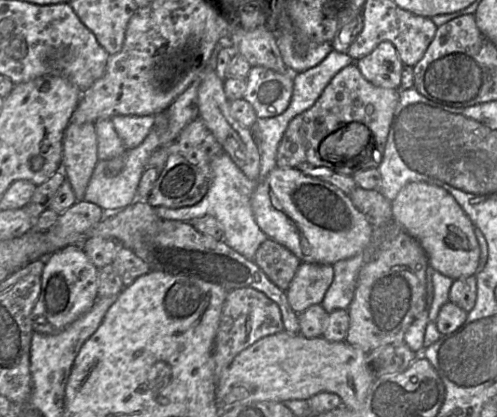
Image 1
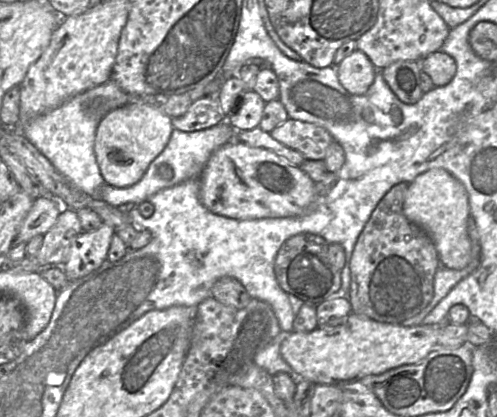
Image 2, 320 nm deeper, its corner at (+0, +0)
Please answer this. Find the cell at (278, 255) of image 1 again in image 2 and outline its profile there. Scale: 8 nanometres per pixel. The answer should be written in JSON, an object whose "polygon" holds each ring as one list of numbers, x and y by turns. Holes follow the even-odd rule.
{"polygon":[[301,233,287,239,274,262,275,277,280,287,304,303,318,305,331,298,341,287,341,270,330,263,329,243,319,235]]}

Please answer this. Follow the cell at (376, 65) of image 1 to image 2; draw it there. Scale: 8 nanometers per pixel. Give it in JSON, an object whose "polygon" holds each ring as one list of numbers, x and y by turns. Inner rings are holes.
{"polygon":[[399,60,378,71,381,71,385,82,403,103,415,104,423,96,418,61]]}

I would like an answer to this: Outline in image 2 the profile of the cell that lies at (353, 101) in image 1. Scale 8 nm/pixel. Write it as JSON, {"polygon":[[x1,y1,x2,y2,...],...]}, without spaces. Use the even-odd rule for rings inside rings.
{"polygon":[[290,118,270,135,279,143,300,152,306,160,324,160,328,147,334,141,325,128]]}

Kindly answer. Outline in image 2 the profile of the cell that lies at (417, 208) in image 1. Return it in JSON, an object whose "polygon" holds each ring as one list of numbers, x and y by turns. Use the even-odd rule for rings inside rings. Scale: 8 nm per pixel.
{"polygon":[[443,168,430,169,418,175,408,186,403,213,406,218,426,231,436,247,440,266,453,270,465,268,471,260,468,235,469,197,464,185]]}

